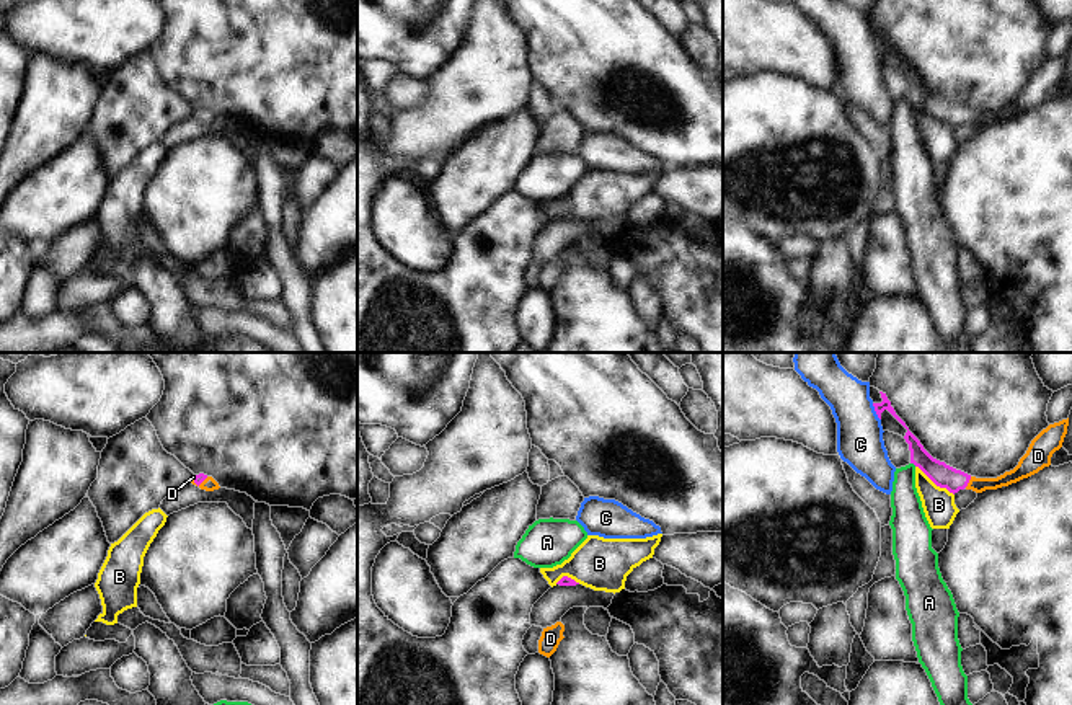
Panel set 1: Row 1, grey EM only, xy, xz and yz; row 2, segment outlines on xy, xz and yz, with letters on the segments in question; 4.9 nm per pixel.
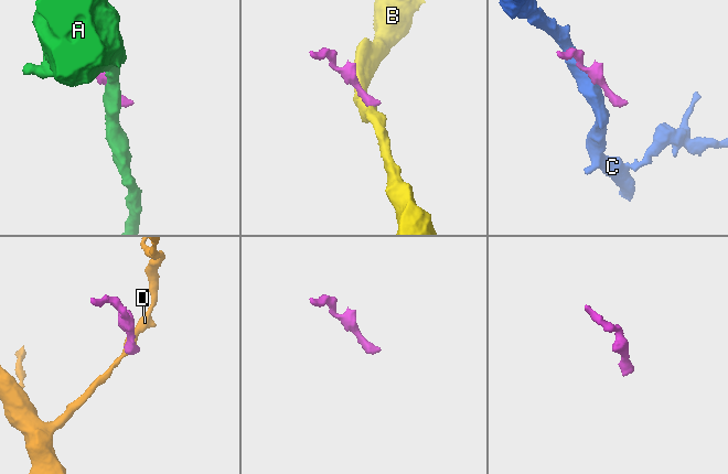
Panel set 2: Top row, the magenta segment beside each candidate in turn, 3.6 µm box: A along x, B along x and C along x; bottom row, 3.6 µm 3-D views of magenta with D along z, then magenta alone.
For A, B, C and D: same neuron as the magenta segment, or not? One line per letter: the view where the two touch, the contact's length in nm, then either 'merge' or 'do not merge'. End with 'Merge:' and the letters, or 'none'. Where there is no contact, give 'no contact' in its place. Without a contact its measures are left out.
A: yz | 40 nm | do not merge
B: yz | 240 nm | do not merge
C: yz | 100 nm | do not merge
D: yz | 70 nm | merge
Merge: D

